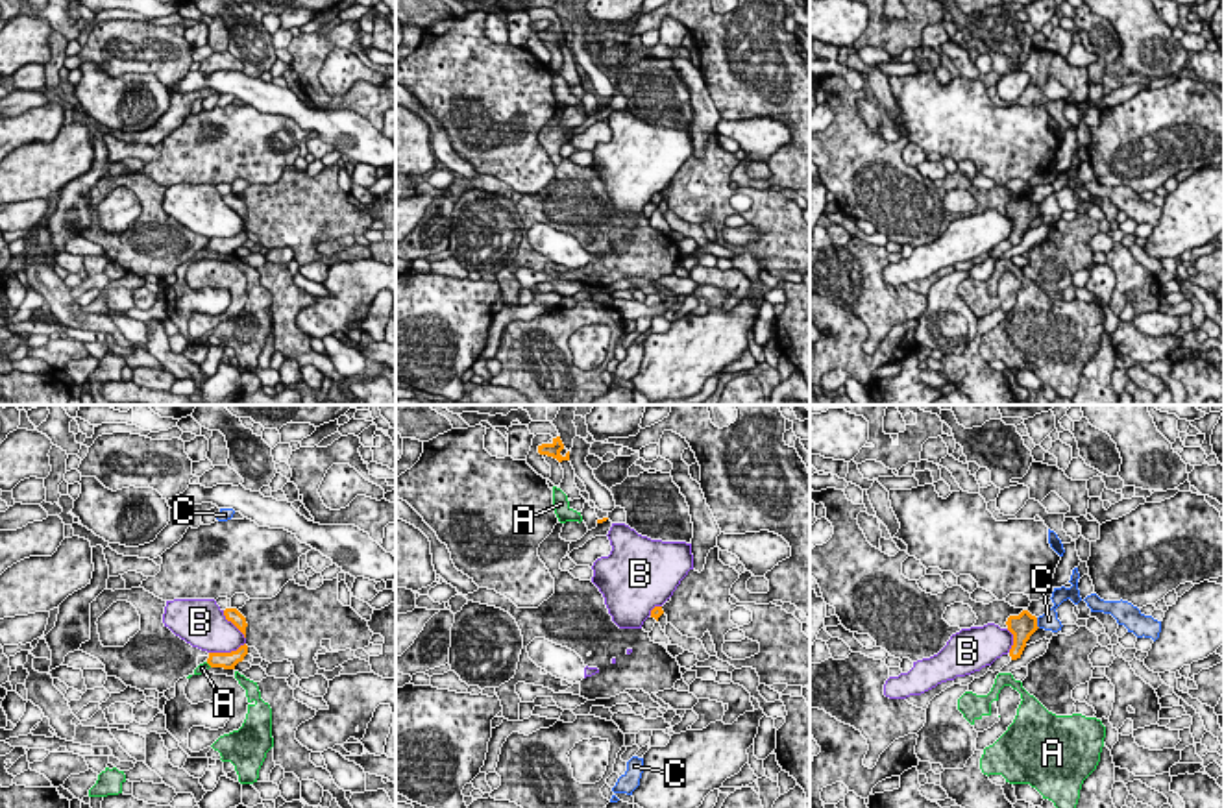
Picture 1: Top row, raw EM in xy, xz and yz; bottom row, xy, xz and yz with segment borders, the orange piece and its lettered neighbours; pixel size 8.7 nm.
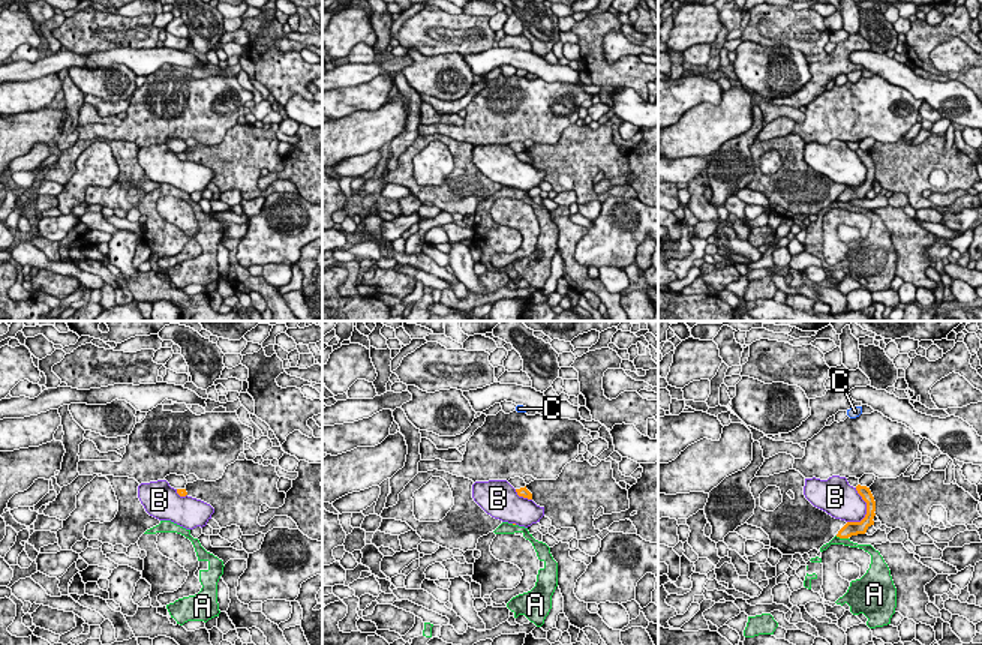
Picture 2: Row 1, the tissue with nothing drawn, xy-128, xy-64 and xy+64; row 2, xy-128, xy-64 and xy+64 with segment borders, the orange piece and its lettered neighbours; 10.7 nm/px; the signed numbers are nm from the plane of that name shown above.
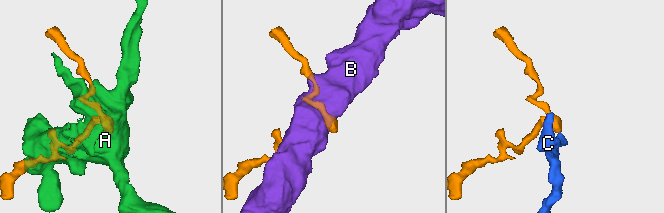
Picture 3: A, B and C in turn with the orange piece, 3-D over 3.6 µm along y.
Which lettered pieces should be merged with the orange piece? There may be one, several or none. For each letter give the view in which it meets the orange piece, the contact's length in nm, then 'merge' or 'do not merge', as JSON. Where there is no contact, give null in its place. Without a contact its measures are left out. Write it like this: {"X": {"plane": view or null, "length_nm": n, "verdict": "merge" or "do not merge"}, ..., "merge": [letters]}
{"A": {"plane": "xy", "length_nm": 70, "verdict": "do not merge"}, "B": {"plane": "xy", "length_nm": 340, "verdict": "do not merge"}, "C": {"plane": "yz", "length_nm": 100, "verdict": "do not merge"}, "merge": []}

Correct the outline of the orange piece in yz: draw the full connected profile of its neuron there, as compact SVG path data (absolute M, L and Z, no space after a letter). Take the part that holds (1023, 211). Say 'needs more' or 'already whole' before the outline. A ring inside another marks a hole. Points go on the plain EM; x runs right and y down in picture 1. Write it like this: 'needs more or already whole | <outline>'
already whole | M1022 196L1019 202L1010 202L1006 211L1008 216L1013 220L1013 231L1010 235L1010 242L1011 246L1017 246L1021 244L1030 222L1039 214L1037 203L1032 202L1028 196Z

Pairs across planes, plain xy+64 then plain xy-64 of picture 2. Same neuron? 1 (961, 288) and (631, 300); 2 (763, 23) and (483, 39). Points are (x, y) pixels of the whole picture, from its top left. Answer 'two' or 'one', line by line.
1: two
2: one

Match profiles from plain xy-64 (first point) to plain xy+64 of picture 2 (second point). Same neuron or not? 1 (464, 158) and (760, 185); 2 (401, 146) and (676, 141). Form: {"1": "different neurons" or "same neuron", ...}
{"1": "same neuron", "2": "different neurons"}

